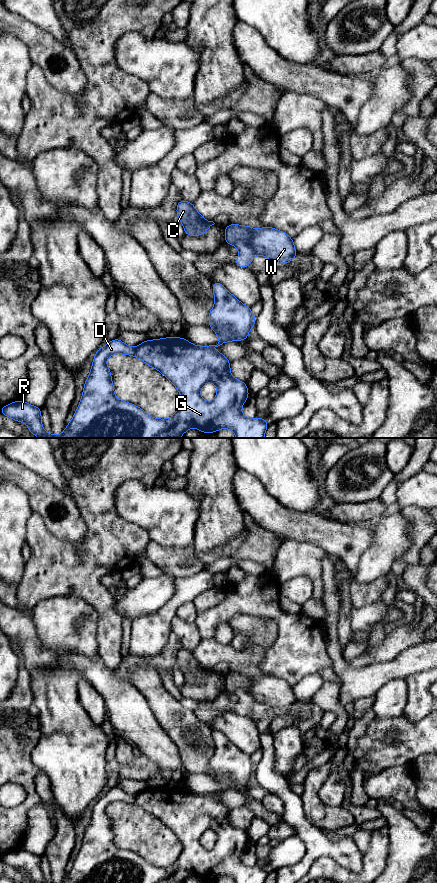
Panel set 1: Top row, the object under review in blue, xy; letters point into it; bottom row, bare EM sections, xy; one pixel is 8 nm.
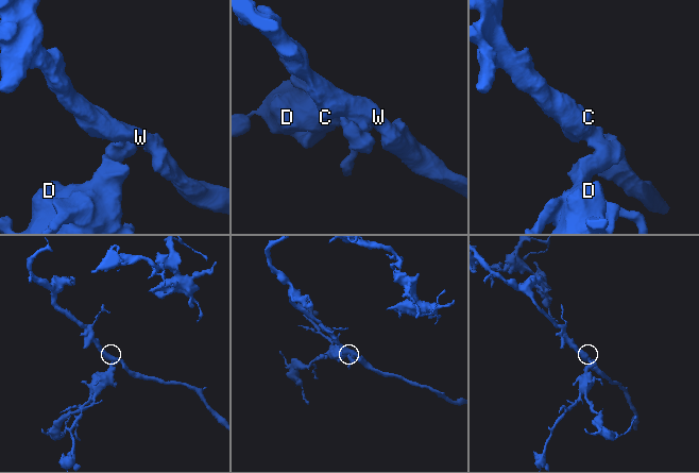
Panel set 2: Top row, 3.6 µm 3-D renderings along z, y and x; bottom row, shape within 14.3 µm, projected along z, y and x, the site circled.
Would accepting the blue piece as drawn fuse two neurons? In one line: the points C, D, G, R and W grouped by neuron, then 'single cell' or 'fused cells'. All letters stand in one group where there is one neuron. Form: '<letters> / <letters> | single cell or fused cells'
C W / D G R | fused cells

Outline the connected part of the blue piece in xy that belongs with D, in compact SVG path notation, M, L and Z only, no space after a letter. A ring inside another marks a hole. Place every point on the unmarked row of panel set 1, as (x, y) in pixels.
M213 730L212 738L215 752L209 760L208 774L219 785L217 793L197 794L183 785L168 785L146 788L137 795L131 795L120 787L113 787L97 798L78 856L60 883L183 883L190 876L208 882L228 876L235 883L264 883L268 876L267 868L258 865L247 866L241 860L249 845L246 830L235 827L230 820L231 810L212 796L228 789L248 787L249 778L255 774L256 764L252 762L250 755L242 752L221 731ZM116 801L141 807L161 820L177 836L182 851L171 866L153 866L138 854L123 850L115 844L111 819L106 814L106 808ZM207 830L217 834L217 842L212 850L206 850L200 843L201 836Z

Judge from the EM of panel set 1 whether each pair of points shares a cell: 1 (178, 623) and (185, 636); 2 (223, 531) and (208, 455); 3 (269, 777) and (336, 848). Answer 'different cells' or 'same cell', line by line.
1: same cell
2: same cell
3: same cell

